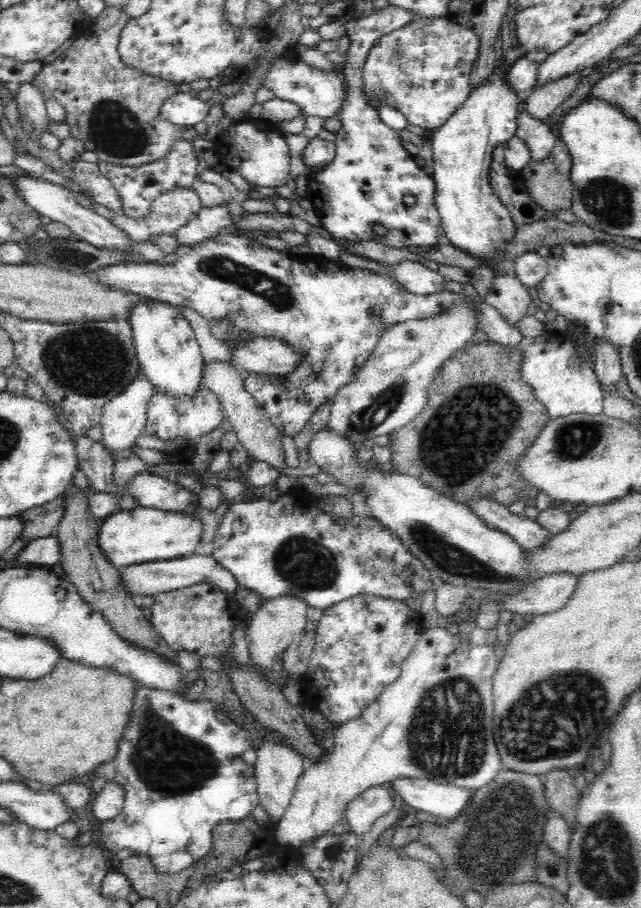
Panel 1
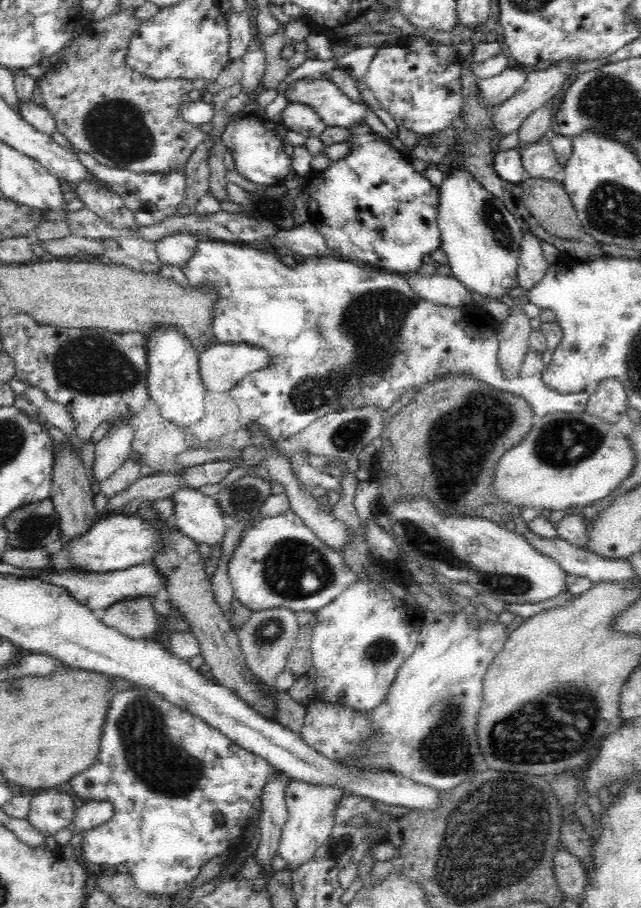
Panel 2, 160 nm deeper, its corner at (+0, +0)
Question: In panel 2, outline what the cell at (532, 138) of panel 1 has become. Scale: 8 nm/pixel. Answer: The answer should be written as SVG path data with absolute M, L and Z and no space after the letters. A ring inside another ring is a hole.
M549 135L521 146L522 165L527 176L544 177L562 182L563 167L558 166L556 155L550 146Z

